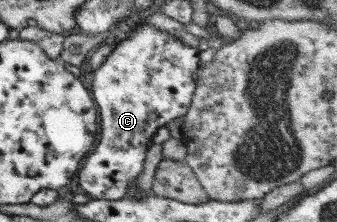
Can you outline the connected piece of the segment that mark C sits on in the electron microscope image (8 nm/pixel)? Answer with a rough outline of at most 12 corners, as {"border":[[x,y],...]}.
{"border":[[136,26],[95,70],[77,181],[122,199],[191,106],[198,48]]}

